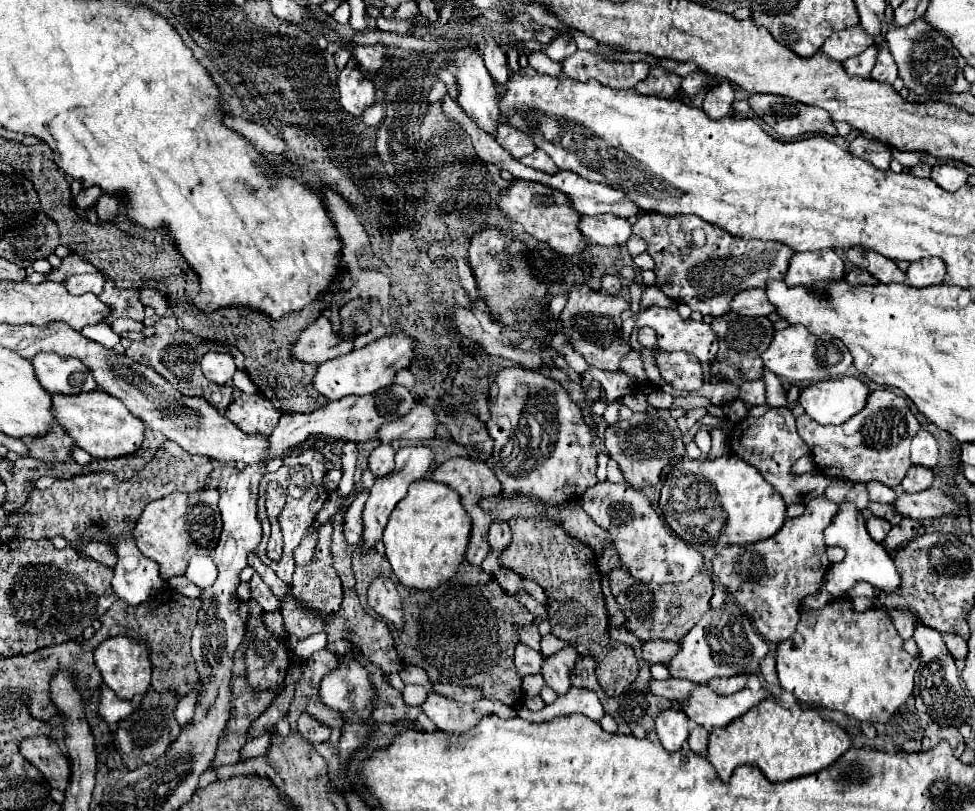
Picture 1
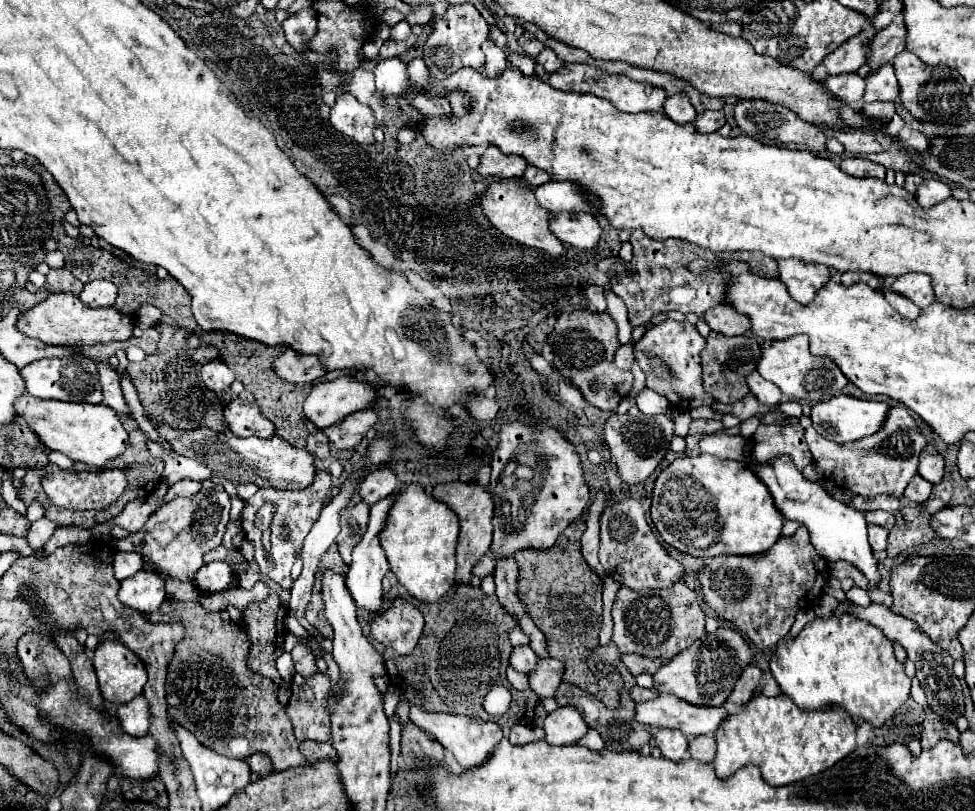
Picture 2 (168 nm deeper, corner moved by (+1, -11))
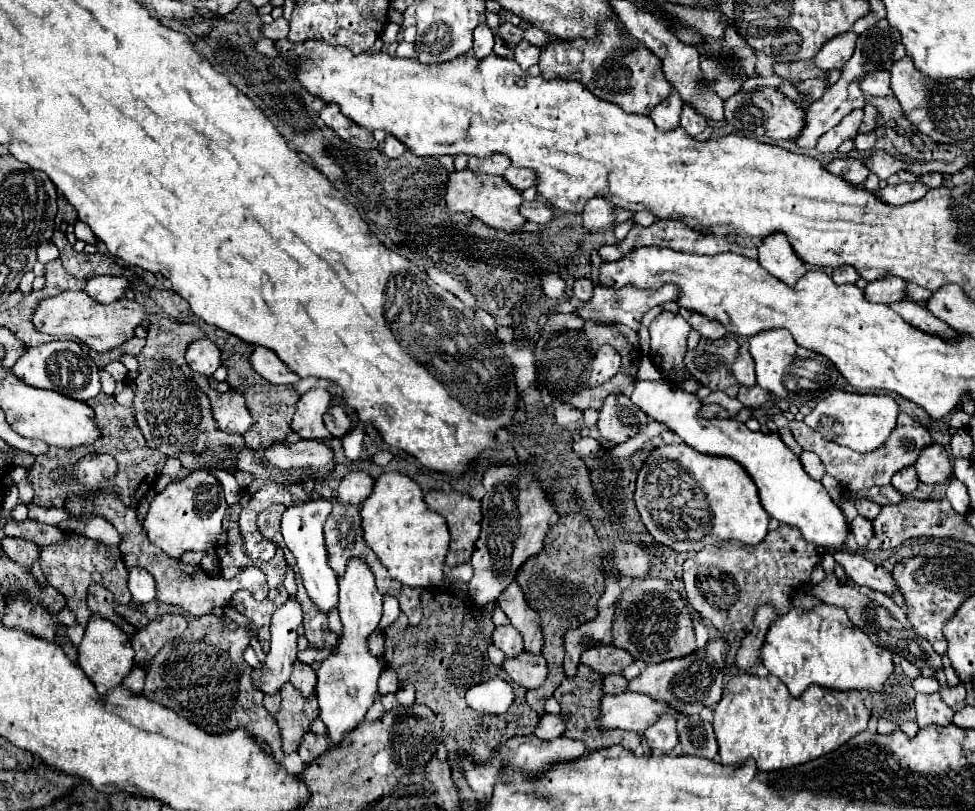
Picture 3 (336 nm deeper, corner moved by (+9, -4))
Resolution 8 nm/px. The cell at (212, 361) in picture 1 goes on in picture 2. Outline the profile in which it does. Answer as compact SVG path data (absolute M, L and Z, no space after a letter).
M216 358L202 366L202 382L212 392L224 392L234 382L234 372L220 358Z

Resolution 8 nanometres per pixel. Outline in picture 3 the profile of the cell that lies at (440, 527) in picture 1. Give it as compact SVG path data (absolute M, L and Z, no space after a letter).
M382 473L374 483L372 495L362 503L360 517L368 547L378 555L380 563L388 569L392 579L408 587L434 587L444 581L444 559L450 543L448 525L440 513L428 509L428 505L424 503L424 493L416 485L416 481L412 481L404 473Z

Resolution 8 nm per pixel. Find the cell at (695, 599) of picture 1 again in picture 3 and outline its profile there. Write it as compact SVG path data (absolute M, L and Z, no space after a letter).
M646 579L634 583L626 595L622 595L616 603L612 645L626 649L632 653L632 657L644 663L660 663L696 651L696 637L688 605L682 601L678 591L670 589L664 579Z

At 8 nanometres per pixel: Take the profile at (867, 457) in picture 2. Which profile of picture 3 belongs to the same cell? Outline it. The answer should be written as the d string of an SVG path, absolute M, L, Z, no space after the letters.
M906 413L898 415L898 423L896 423L894 431L890 433L890 437L886 439L886 443L880 445L878 449L870 451L870 453L856 453L848 447L826 441L824 437L814 435L812 429L802 421L790 421L790 431L792 431L794 439L798 441L798 445L802 449L812 451L822 459L822 463L826 467L826 473L832 475L846 491L862 491L862 489L868 489L868 487L874 487L874 485L888 485L900 469L916 463L916 459L920 455L920 449L934 443L932 433L928 429L924 429L918 421L914 421Z

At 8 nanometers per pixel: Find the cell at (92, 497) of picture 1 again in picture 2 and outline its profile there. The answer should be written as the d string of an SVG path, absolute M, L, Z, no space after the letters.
M72 468L72 470L54 470L44 474L42 486L48 498L60 508L104 510L122 495L127 486L127 478L118 468L100 470L96 476L94 476L94 470L90 468Z

